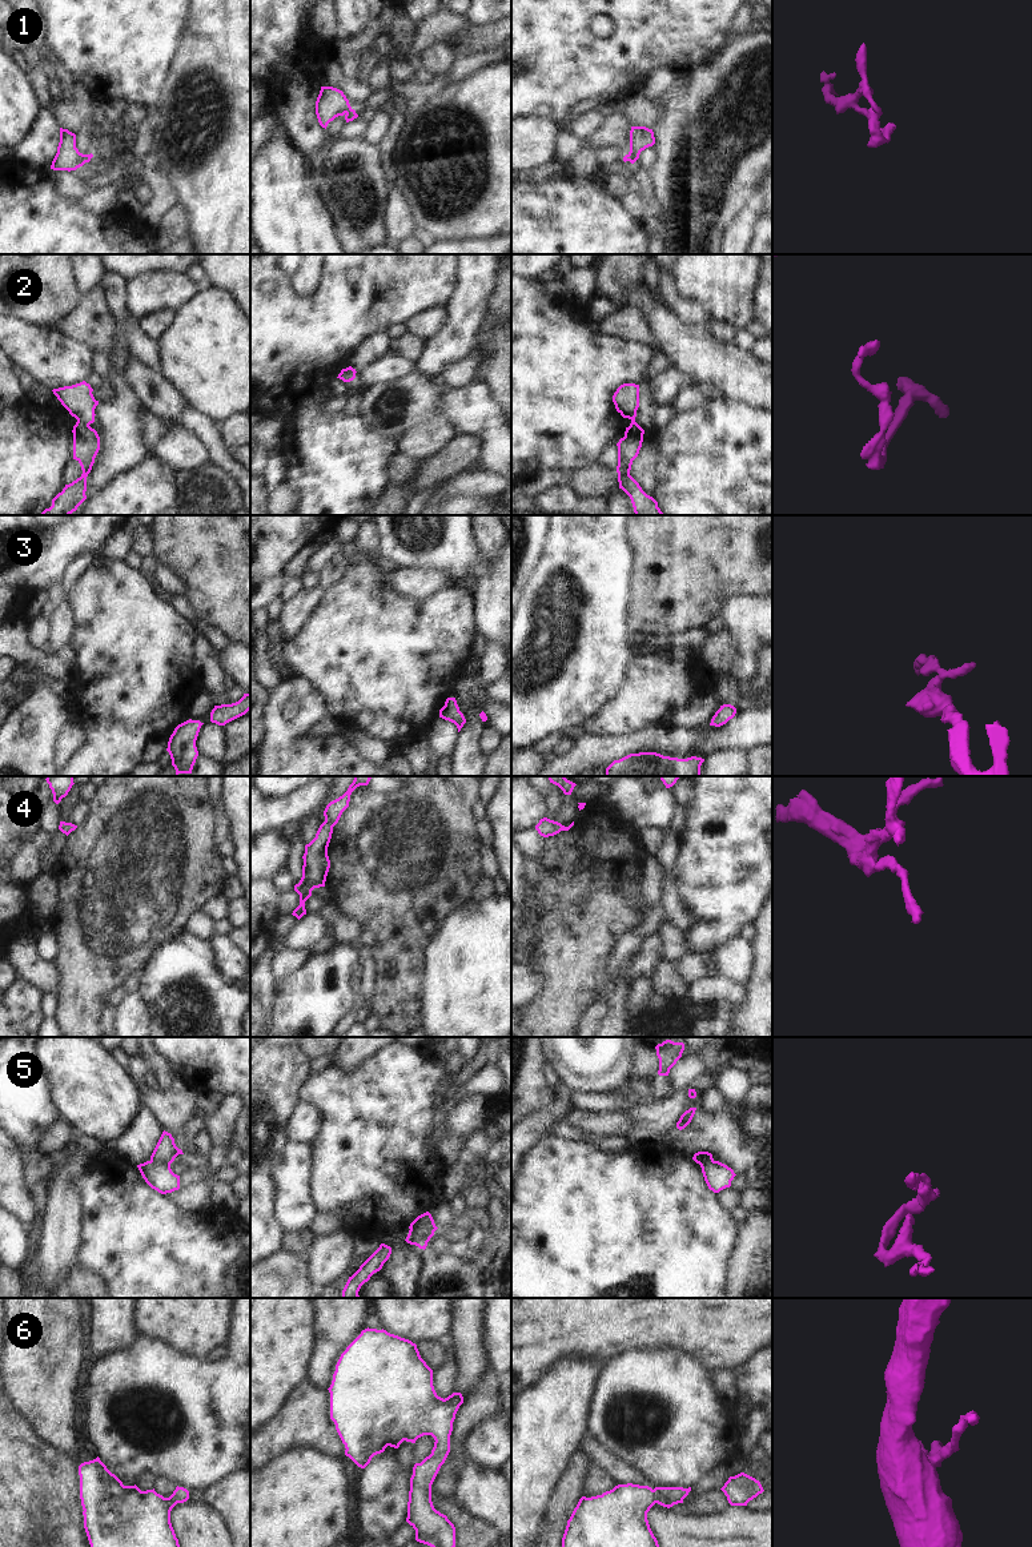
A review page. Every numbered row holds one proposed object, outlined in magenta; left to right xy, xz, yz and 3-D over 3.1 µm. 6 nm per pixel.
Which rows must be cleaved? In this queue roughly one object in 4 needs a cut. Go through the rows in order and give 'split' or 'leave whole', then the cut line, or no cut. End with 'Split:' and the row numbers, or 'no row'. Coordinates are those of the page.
1: split | xz (350, 108), (345, 112)
2: split | xy (77, 420), (88, 425)
3: leave whole | no cut
4: leave whole | no cut
5: split | xz (410, 1229), (422, 1248)
6: leave whole | no cut
Split: 1, 2, 5

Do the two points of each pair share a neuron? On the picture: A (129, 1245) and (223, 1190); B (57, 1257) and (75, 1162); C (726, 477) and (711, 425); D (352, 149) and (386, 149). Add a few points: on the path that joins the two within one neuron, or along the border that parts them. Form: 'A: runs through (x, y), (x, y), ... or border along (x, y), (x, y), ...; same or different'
A: border along (209, 1206), (220, 1210); different
B: runs through (60, 1233), (63, 1186); same
C: runs through (723, 463), (723, 446), (719, 438); same
D: border along (377, 144), (380, 164), (384, 171); different

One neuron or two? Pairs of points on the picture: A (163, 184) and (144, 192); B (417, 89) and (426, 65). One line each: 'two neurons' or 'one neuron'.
A: two neurons
B: two neurons

